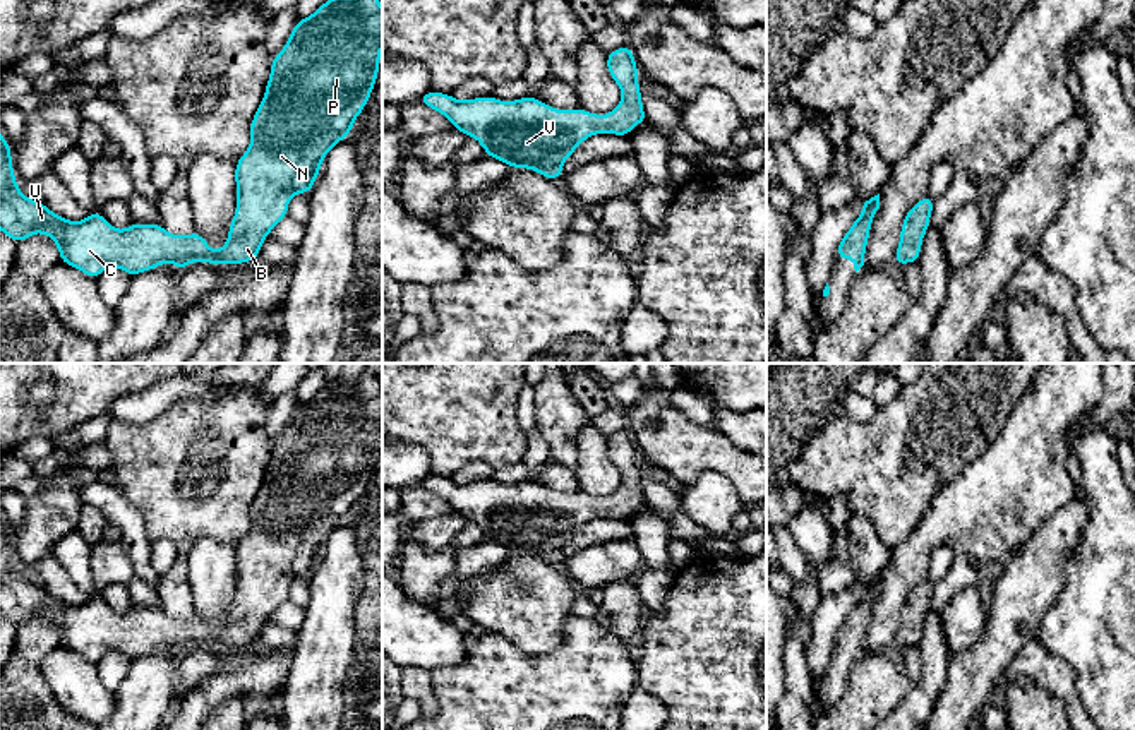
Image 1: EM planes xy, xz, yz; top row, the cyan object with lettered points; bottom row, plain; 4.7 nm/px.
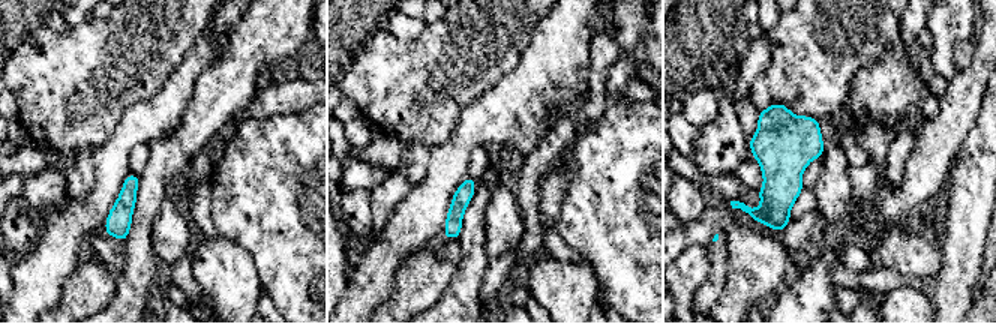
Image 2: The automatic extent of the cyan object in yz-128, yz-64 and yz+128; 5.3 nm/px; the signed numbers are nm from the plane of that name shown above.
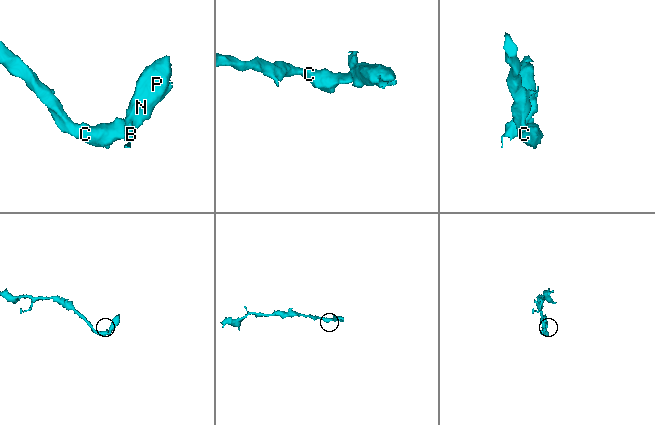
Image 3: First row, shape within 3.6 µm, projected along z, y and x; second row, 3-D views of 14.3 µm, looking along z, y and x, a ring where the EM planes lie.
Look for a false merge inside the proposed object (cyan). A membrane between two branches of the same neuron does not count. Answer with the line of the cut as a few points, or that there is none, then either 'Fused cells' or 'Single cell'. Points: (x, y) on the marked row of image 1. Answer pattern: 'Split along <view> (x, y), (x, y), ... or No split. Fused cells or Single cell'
No split. Single cell

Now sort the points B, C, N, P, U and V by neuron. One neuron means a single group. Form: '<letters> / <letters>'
B C N P U V

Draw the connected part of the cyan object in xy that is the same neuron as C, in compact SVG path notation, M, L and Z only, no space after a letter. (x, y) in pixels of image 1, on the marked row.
M326 0L314 14L309 17L298 19L298 22L293 26L293 31L286 41L286 45L281 48L281 51L271 60L271 74L266 84L264 98L250 122L250 146L249 149L240 156L235 166L235 183L237 183L237 209L235 216L228 228L228 240L219 250L213 250L209 243L194 230L187 236L173 235L166 231L159 223L154 224L139 224L132 223L127 230L117 230L113 228L106 218L99 212L89 212L89 216L82 221L69 221L57 212L50 211L43 202L33 200L29 197L24 197L14 175L12 166L12 153L10 144L5 141L5 137L0 132L0 230L14 242L24 242L34 233L48 235L58 252L60 252L60 262L69 264L74 269L82 271L91 279L96 279L105 269L108 267L118 267L123 269L129 276L135 276L141 272L146 272L149 269L156 269L163 266L165 262L171 262L177 266L178 272L182 272L190 262L209 262L214 266L223 264L245 264L254 259L259 259L259 252L262 247L262 242L269 236L269 231L288 216L288 204L290 199L295 194L309 194L319 177L321 165L326 158L326 154L343 139L346 139L351 132L351 127L357 120L357 117L363 111L369 98L372 96L372 89L375 86L377 75L379 75L379 62L381 62L381 48L382 48L382 9L381 0Z

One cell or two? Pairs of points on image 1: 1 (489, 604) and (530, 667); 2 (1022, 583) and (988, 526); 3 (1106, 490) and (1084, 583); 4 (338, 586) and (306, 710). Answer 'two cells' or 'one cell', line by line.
1: two cells
2: two cells
3: one cell
4: one cell

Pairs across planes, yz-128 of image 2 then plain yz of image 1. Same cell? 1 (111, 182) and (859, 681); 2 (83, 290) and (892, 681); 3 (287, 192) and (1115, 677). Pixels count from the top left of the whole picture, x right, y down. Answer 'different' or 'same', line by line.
1: different
2: same
3: same

